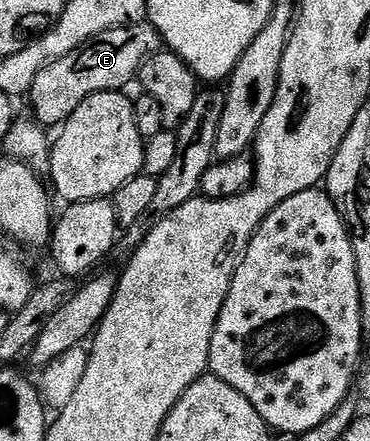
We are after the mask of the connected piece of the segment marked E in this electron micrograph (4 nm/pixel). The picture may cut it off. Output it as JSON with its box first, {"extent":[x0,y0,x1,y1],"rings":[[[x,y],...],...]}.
{"extent":[30,23,161,127],"rings":[[[151,23],[119,25],[110,31],[102,31],[98,35],[94,35],[82,47],[70,51],[70,55],[66,55],[57,61],[51,61],[42,71],[38,71],[38,79],[34,79],[30,94],[30,102],[32,101],[31,116],[44,127],[50,127],[50,125],[63,126],[64,122],[70,119],[70,115],[74,115],[74,111],[78,111],[80,104],[90,95],[127,90],[129,88],[127,85],[131,81],[137,80],[144,62],[153,53],[161,52],[161,49],[160,34],[157,33]]]}

